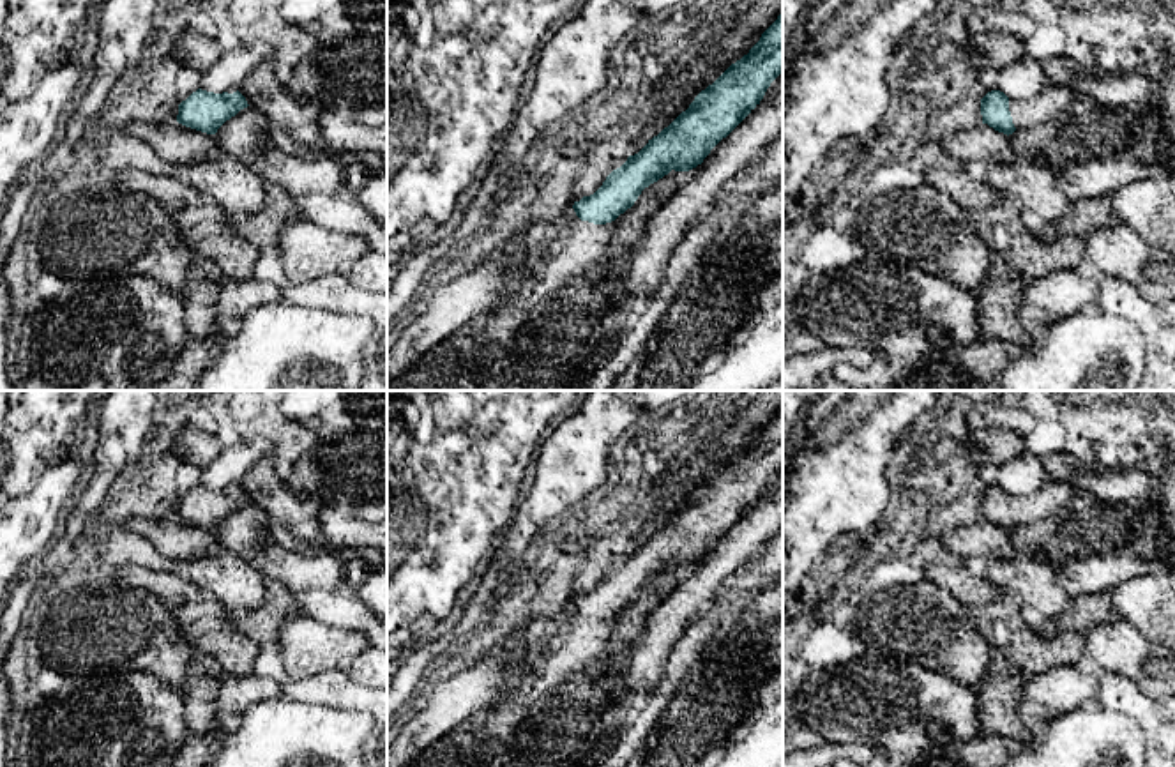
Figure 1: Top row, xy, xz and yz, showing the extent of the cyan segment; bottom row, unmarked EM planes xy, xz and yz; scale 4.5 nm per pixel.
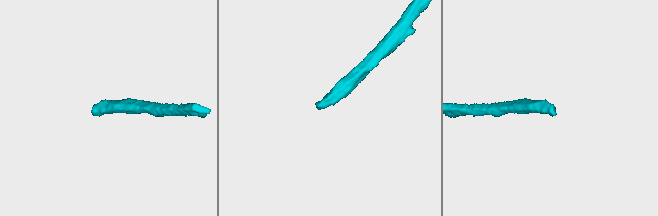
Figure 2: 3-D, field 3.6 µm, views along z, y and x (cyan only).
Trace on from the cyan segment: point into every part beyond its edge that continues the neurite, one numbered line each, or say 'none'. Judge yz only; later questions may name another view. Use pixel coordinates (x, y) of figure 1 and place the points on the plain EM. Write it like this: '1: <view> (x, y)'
1: yz (1053, 495)

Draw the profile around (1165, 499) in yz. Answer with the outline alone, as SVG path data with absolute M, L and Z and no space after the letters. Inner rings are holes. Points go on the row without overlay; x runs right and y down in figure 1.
M1152 458L1145 470L1157 481L1159 493L1154 497L1163 520L1175 537L1175 474L1168 468L1168 465L1161 459Z

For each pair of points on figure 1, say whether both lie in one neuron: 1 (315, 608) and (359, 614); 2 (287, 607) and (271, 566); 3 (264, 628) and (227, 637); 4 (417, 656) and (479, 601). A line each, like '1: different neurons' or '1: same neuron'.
1: same neuron
2: different neurons
3: different neurons
4: same neuron

